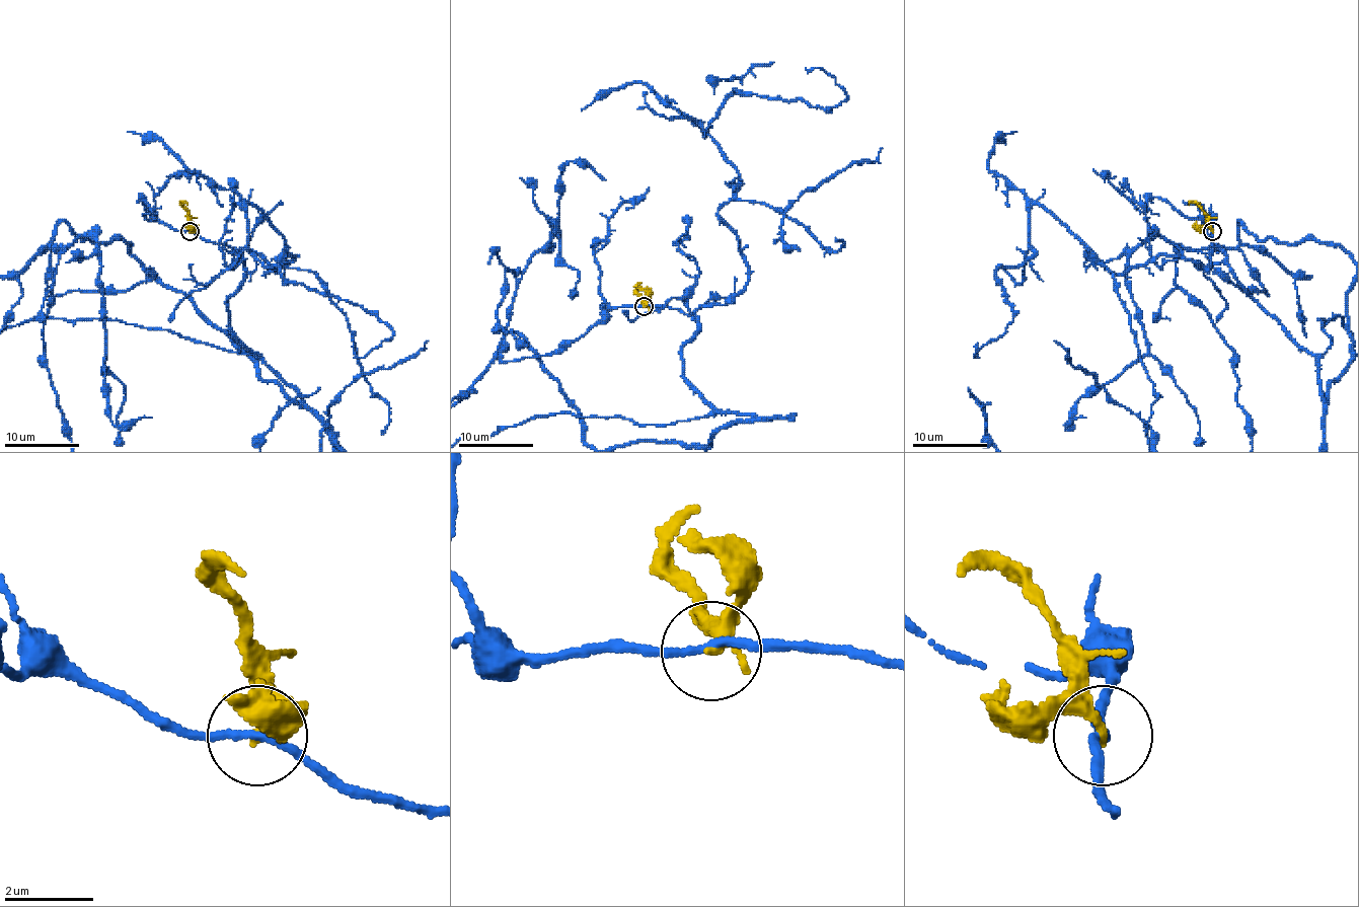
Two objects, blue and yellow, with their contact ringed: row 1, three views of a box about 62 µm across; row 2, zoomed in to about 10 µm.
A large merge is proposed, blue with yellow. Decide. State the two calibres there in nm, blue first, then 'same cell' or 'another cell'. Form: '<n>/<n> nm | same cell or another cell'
160/300 nm | another cell

